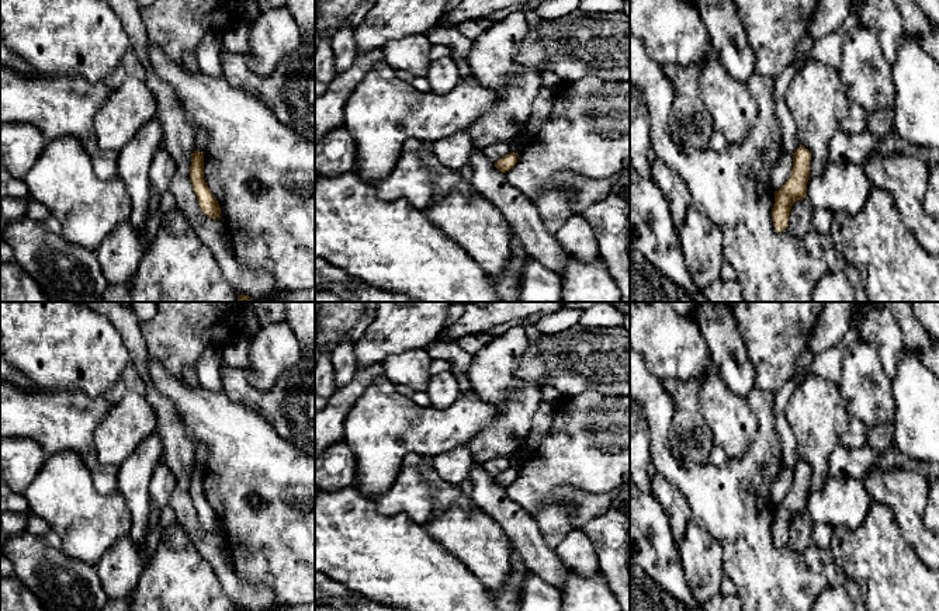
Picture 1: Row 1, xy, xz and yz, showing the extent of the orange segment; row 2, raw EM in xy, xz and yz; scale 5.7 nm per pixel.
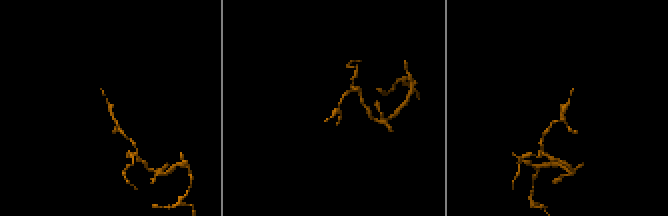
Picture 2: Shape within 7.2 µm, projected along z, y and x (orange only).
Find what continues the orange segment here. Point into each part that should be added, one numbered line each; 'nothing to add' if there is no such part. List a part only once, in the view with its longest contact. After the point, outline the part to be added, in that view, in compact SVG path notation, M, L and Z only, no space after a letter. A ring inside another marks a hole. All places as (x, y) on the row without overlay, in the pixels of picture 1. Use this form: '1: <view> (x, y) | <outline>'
nothing to add

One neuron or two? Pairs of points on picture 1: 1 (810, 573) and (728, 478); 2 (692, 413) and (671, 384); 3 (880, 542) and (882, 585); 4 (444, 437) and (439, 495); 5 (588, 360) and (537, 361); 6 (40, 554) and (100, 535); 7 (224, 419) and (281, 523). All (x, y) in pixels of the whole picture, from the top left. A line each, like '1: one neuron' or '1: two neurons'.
1: one neuron
2: one neuron
3: one neuron
4: two neurons
5: one neuron
6: two neurons
7: one neuron

